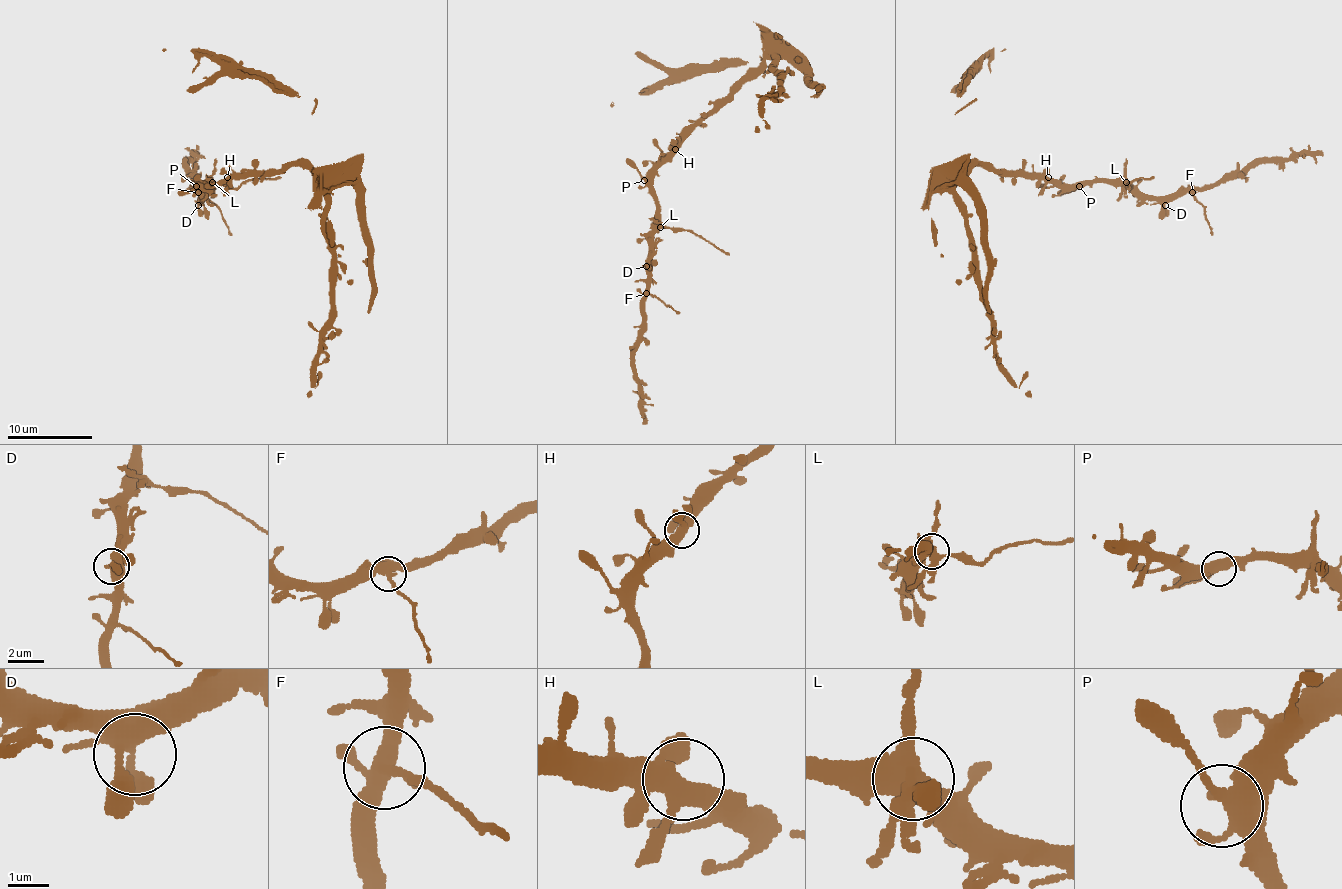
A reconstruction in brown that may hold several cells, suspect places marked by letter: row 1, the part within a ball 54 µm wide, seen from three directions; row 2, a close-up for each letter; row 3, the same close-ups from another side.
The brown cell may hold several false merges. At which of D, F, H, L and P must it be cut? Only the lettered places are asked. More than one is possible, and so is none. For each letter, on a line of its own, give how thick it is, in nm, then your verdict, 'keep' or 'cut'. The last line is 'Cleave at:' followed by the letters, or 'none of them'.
D: 380 nm thick; keep
F: 400 nm thick; cut
H: 400 nm thick; keep
L: 480 nm thick; cut
P: 400 nm thick; keep
Cleave at: F, L

